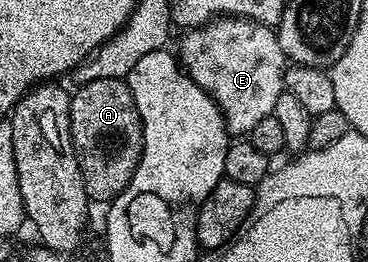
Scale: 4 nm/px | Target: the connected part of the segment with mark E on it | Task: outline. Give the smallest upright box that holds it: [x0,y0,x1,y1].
[178,17,286,137]

